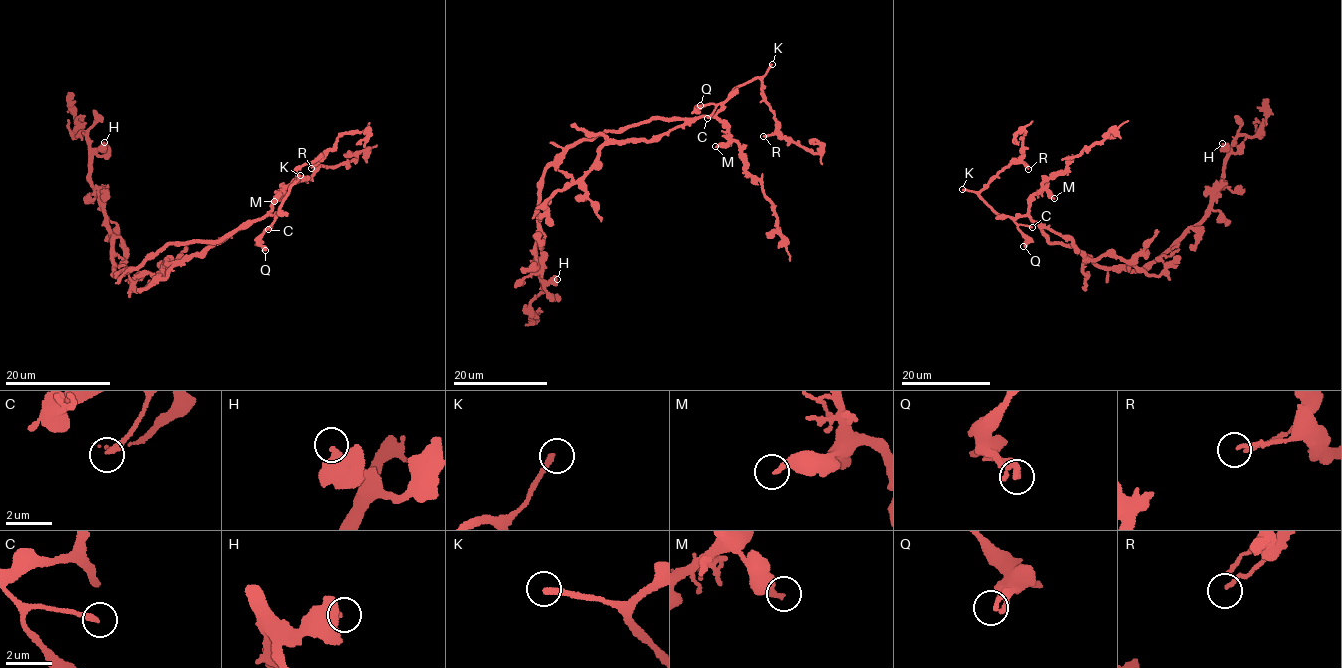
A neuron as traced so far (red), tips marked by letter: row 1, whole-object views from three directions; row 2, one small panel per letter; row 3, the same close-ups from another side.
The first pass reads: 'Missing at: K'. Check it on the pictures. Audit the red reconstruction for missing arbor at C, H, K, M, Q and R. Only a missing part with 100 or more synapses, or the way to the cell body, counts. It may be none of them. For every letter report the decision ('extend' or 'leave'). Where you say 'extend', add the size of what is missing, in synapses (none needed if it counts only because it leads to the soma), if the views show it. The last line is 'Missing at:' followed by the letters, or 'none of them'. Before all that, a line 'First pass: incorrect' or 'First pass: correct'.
First pass: correct
C: leave
H: leave
K: extend
M: leave
Q: leave
R: leave
Missing at: K

